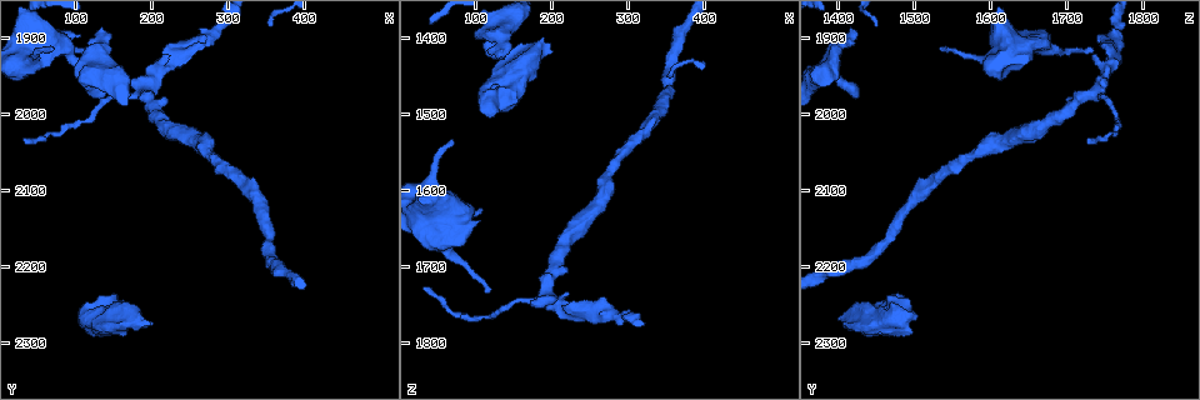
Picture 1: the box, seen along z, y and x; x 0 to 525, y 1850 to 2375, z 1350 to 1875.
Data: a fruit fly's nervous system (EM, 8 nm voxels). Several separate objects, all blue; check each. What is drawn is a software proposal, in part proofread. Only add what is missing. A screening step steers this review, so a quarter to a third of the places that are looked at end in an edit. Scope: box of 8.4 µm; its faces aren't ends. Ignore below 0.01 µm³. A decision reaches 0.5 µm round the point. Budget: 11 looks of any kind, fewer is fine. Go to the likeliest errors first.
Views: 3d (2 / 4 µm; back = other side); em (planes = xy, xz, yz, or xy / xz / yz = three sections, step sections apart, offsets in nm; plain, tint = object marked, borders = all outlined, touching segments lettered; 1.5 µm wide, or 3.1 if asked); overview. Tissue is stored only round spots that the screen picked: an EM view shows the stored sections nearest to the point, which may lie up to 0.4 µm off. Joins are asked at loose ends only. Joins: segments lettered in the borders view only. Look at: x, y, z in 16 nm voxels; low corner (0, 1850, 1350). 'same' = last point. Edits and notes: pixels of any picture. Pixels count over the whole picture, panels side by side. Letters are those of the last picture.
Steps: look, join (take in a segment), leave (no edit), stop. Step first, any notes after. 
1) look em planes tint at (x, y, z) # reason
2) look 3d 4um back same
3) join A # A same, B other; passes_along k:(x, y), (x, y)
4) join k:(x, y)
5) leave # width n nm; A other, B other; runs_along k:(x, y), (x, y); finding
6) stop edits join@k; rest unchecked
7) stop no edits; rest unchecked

look em planes plain at (105, 1895, 1640) # free end

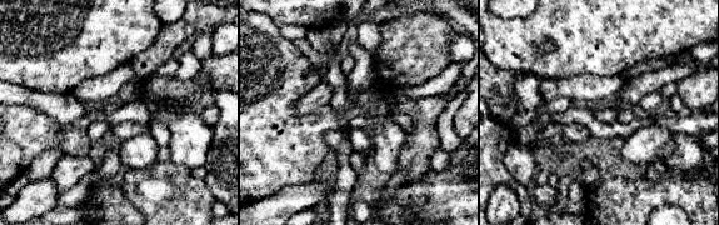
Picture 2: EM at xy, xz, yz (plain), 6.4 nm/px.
look em planes borders same # see the neighbours

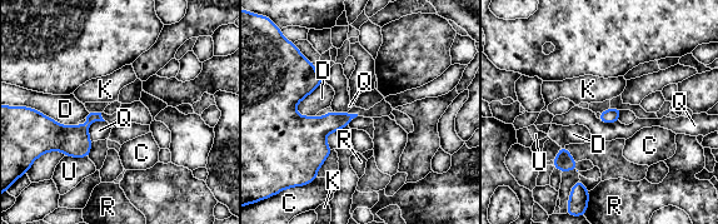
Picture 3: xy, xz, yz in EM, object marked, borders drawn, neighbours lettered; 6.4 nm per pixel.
leave # C other, D other, K other, Q other, R other, U other; runs_along 3:(302, 68), (292, 119), (314, 170); none of them fits

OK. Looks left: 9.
look em planes borders at (200, 2275, 1420) # free end

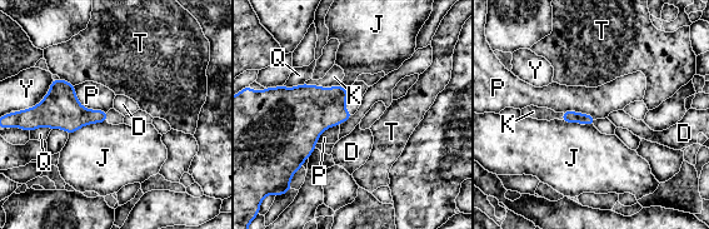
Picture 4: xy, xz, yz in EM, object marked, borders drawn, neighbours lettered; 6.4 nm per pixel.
join 4:(334, 76) # D other, J other, K same, P other, Q other, T other, Y other; passes_along 4:(296, 117), (323, 88), (334, 76); the neuron continues

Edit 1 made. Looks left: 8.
look overview

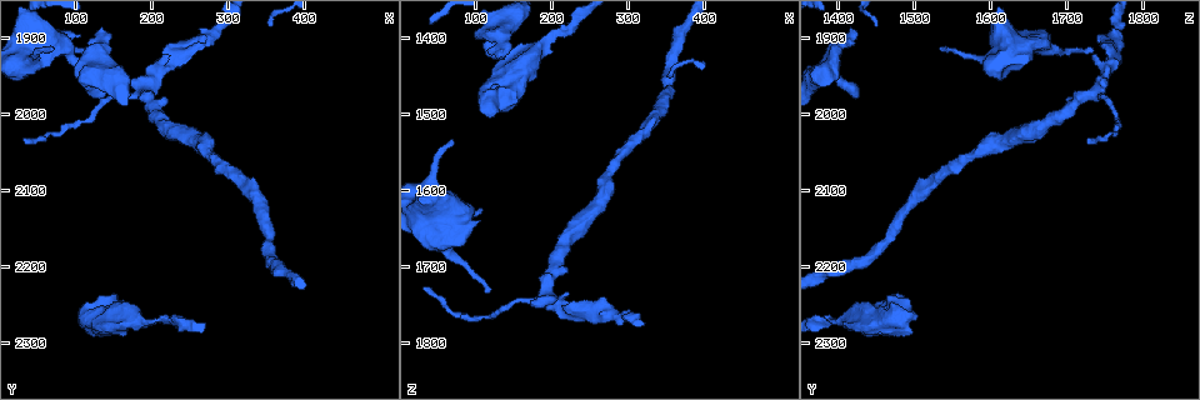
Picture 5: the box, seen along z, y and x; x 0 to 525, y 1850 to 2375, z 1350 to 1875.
look 3d 2um at (130, 1890, 1425)

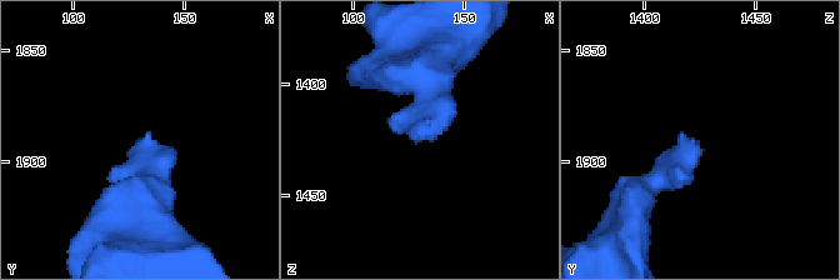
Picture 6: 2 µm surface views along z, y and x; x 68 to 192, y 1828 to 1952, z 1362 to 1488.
look em planes borders at (130, 1891, 1422) # need the tissue

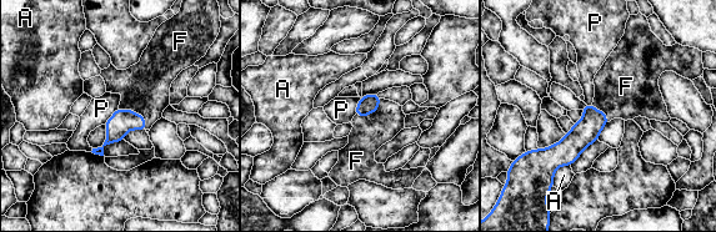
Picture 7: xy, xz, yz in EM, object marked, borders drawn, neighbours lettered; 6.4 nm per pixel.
join 7:(145, 86) # A other, F same, P other; passes_along 7:(121, 121), (136, 114), (145, 86); it goes on there

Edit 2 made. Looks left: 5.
look overview # redraw

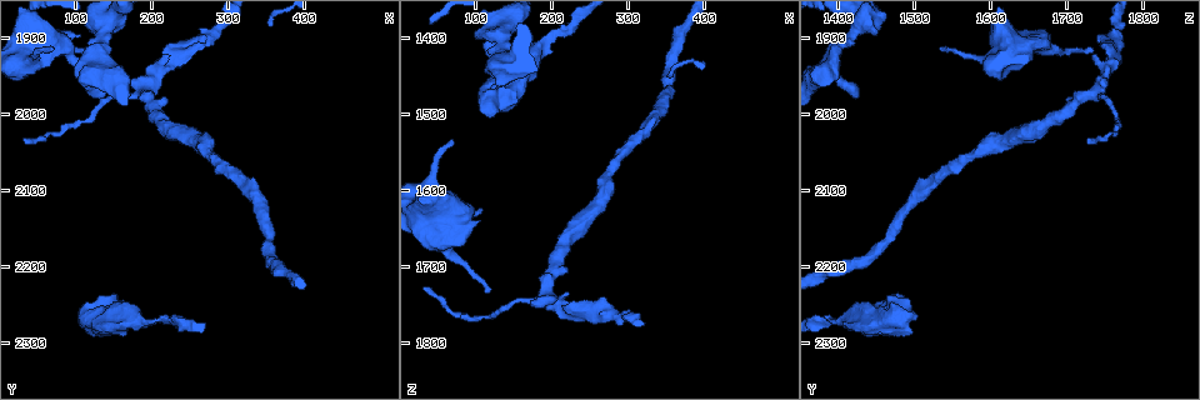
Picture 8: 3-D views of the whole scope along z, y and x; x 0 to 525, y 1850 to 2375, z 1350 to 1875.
look em planes borders at (70, 1915, 1535) # branch stops here

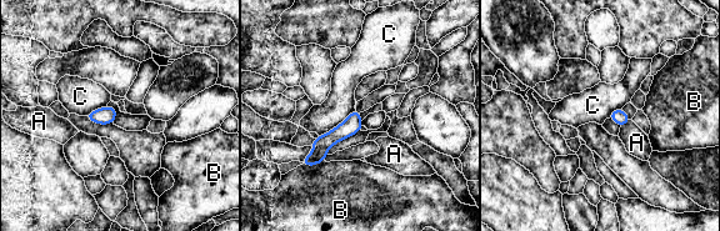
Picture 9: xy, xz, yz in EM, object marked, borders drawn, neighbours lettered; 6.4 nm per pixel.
leave # A other, B other, C other; runs_along 9:(356, 115), (306, 162); no lettered segment goes on from it

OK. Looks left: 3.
stop edits join@4, join@7; rest unchecked

